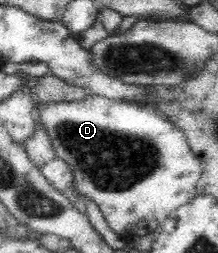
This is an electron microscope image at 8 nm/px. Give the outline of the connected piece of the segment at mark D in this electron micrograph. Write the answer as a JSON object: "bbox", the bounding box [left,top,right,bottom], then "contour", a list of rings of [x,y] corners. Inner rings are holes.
{"bbox":[35,95,202,237],"contour":[[[89,95],[87,99],[83,99],[83,101],[73,102],[57,101],[47,103],[37,98],[35,112],[37,116],[36,123],[41,125],[51,138],[54,150],[56,151],[56,158],[65,161],[65,163],[69,165],[69,169],[73,174],[73,192],[75,192],[77,196],[91,198],[93,203],[97,205],[97,208],[101,210],[103,218],[105,218],[105,221],[107,221],[109,227],[113,229],[113,232],[116,235],[119,235],[120,237],[141,237],[150,232],[155,232],[159,228],[159,224],[162,221],[165,221],[165,217],[167,217],[173,209],[188,204],[189,201],[197,195],[197,181],[202,174],[201,163],[199,159],[195,157],[195,153],[193,153],[192,149],[188,146],[188,141],[183,131],[170,122],[155,106],[131,101],[113,101],[109,98],[93,97],[92,95]]]}

